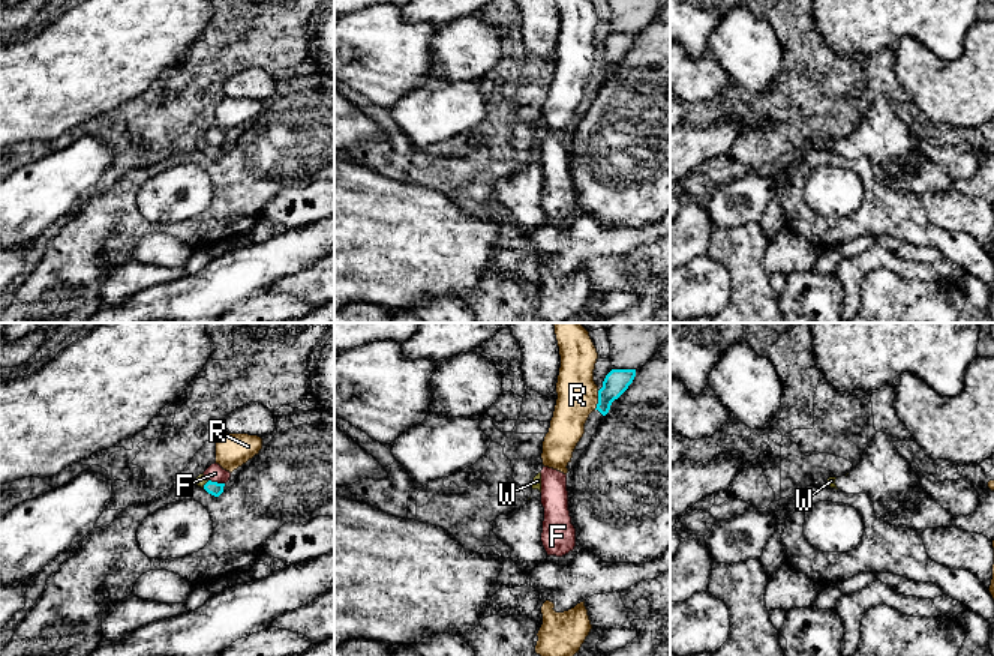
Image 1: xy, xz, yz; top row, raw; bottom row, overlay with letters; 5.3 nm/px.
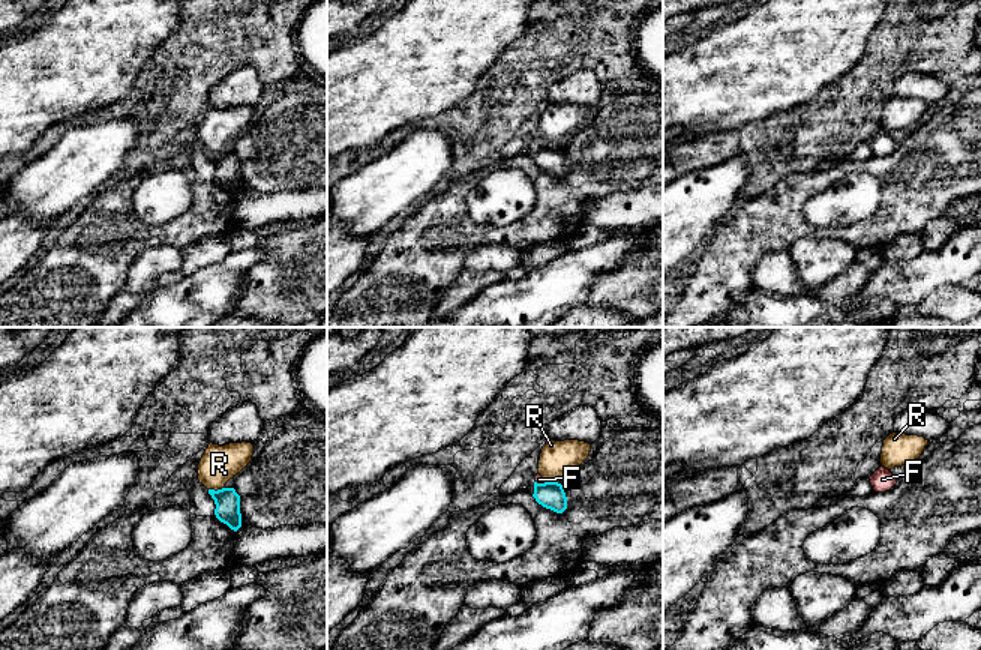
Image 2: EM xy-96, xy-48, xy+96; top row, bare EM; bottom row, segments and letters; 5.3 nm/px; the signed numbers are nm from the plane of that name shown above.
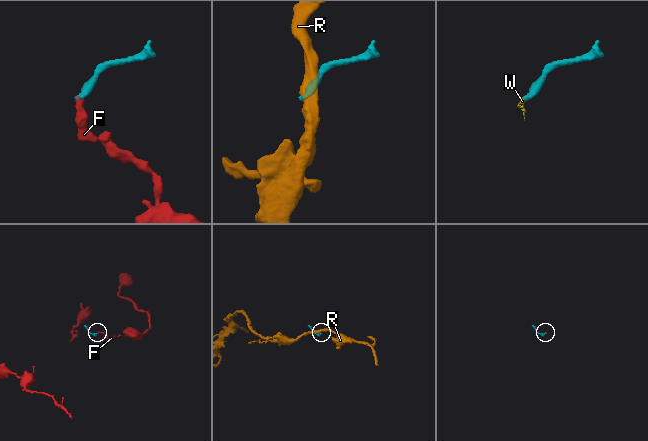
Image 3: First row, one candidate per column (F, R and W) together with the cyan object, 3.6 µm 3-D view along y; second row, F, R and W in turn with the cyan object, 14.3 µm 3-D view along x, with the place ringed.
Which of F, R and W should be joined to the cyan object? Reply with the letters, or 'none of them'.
W

